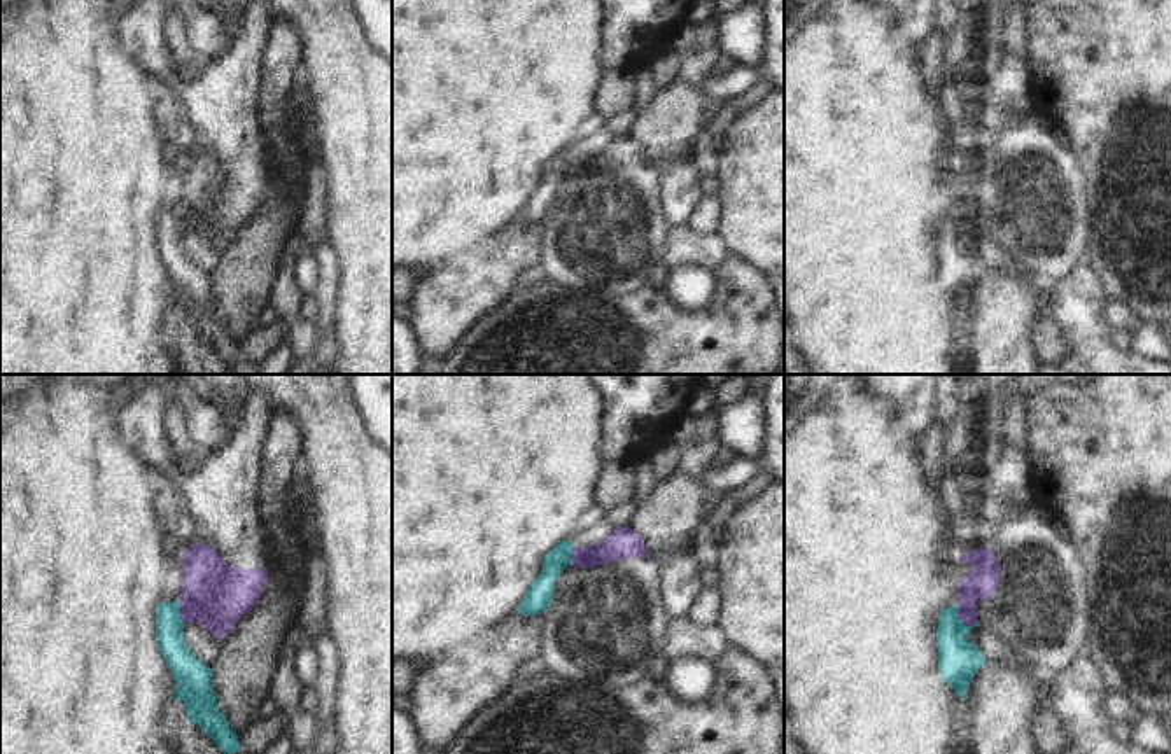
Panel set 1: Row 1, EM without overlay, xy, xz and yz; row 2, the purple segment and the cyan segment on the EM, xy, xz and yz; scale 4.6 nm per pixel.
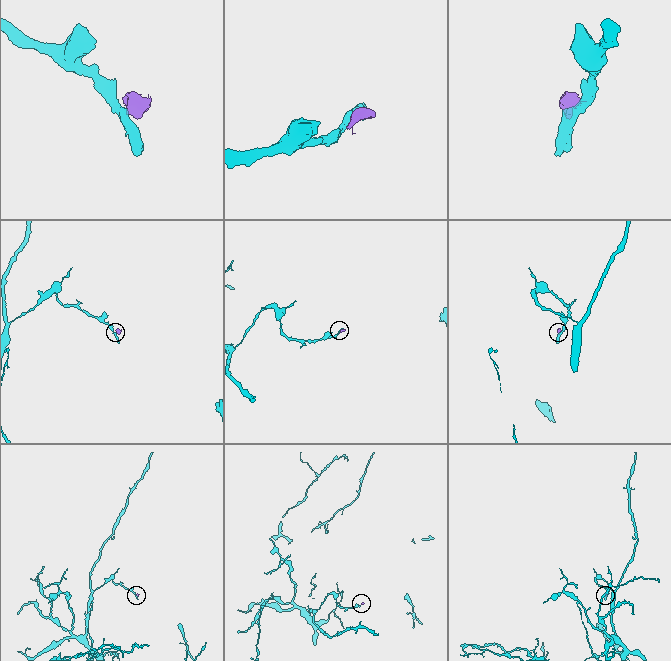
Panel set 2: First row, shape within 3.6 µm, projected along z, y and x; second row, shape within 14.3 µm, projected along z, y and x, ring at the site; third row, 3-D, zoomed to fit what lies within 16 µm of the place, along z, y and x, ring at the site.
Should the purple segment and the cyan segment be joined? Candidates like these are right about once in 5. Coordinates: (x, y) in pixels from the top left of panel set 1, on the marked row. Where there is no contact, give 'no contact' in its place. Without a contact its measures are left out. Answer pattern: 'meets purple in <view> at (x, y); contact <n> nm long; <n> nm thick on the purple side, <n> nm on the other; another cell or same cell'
meets purple in yz at (960, 618); contact 140 nm long; 140 nm thick on the purple side, 190 nm on the other; another cell

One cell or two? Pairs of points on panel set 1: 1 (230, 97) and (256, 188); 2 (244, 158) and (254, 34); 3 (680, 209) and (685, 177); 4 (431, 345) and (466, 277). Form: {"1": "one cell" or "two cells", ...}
{"1": "one cell", "2": "one cell", "3": "one cell", "4": "one cell"}

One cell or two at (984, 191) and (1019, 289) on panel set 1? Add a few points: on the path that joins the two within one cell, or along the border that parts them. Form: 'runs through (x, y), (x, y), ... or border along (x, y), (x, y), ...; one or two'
border along (1023, 268), (1033, 275), (1040, 287); two

